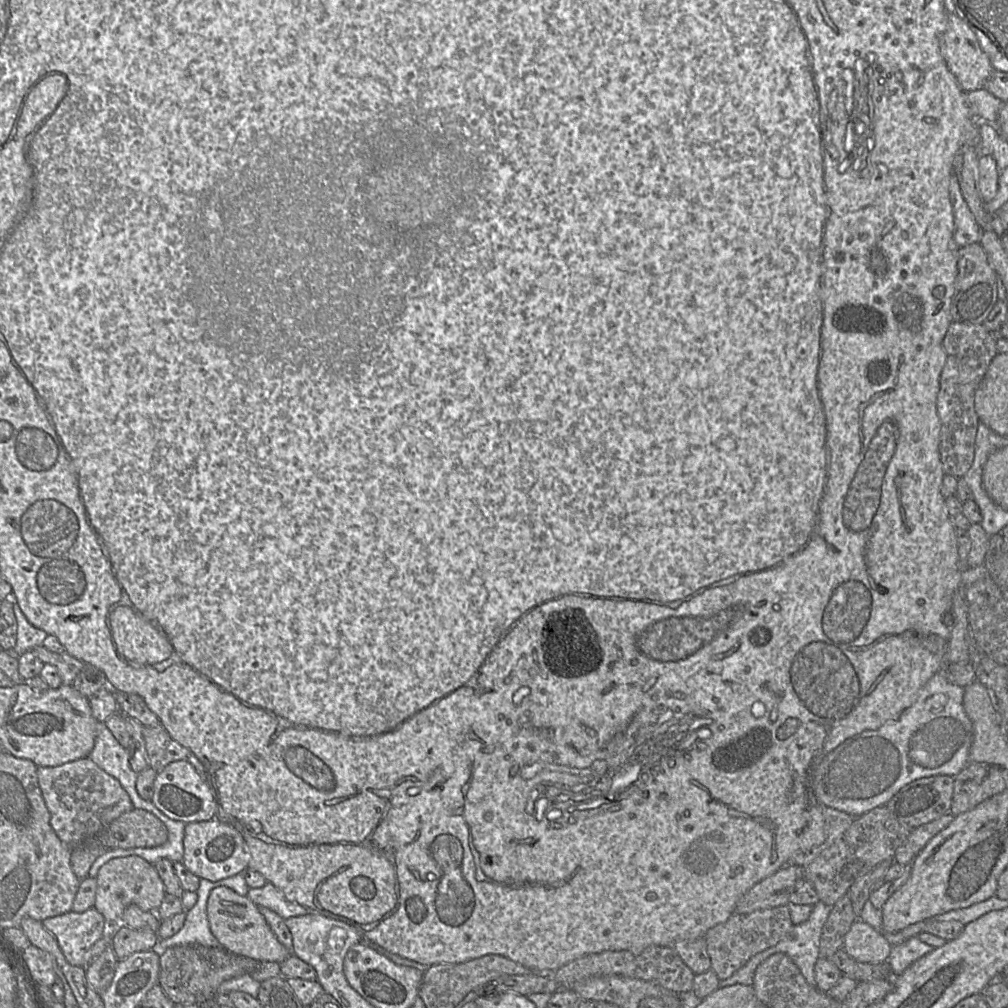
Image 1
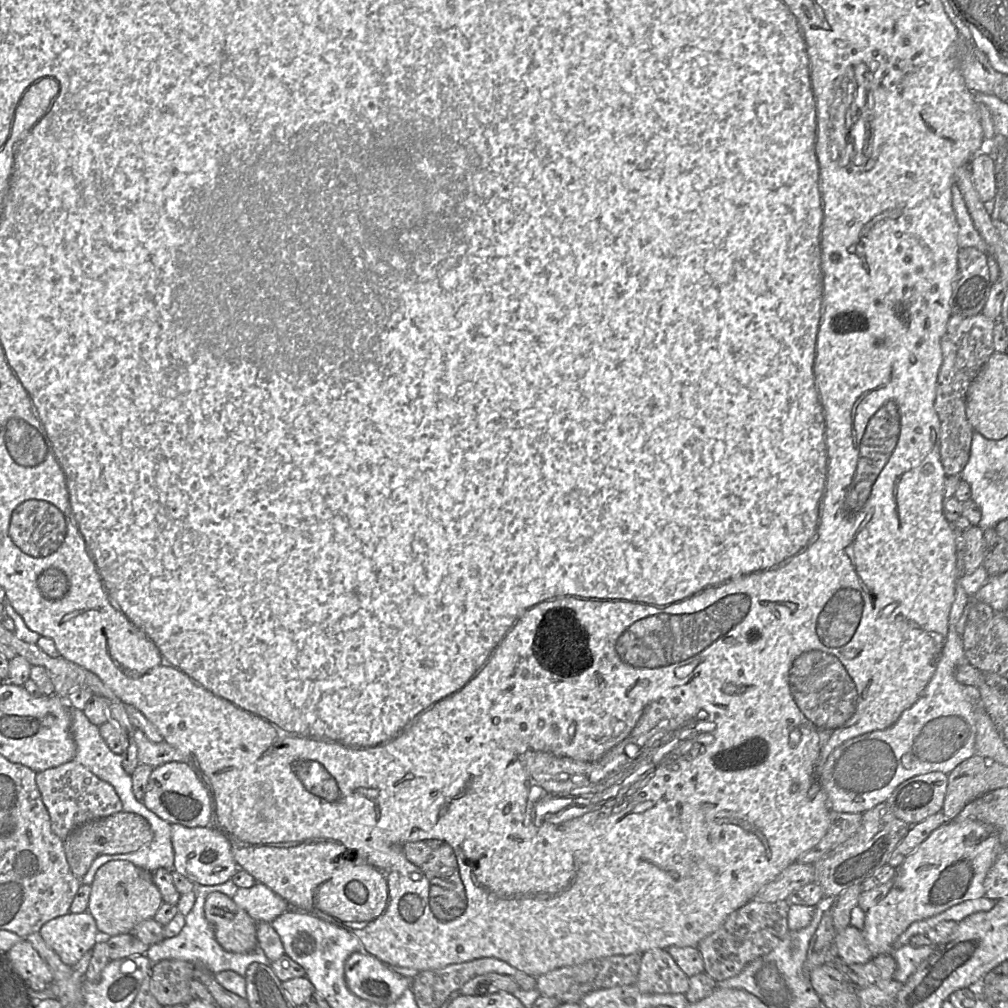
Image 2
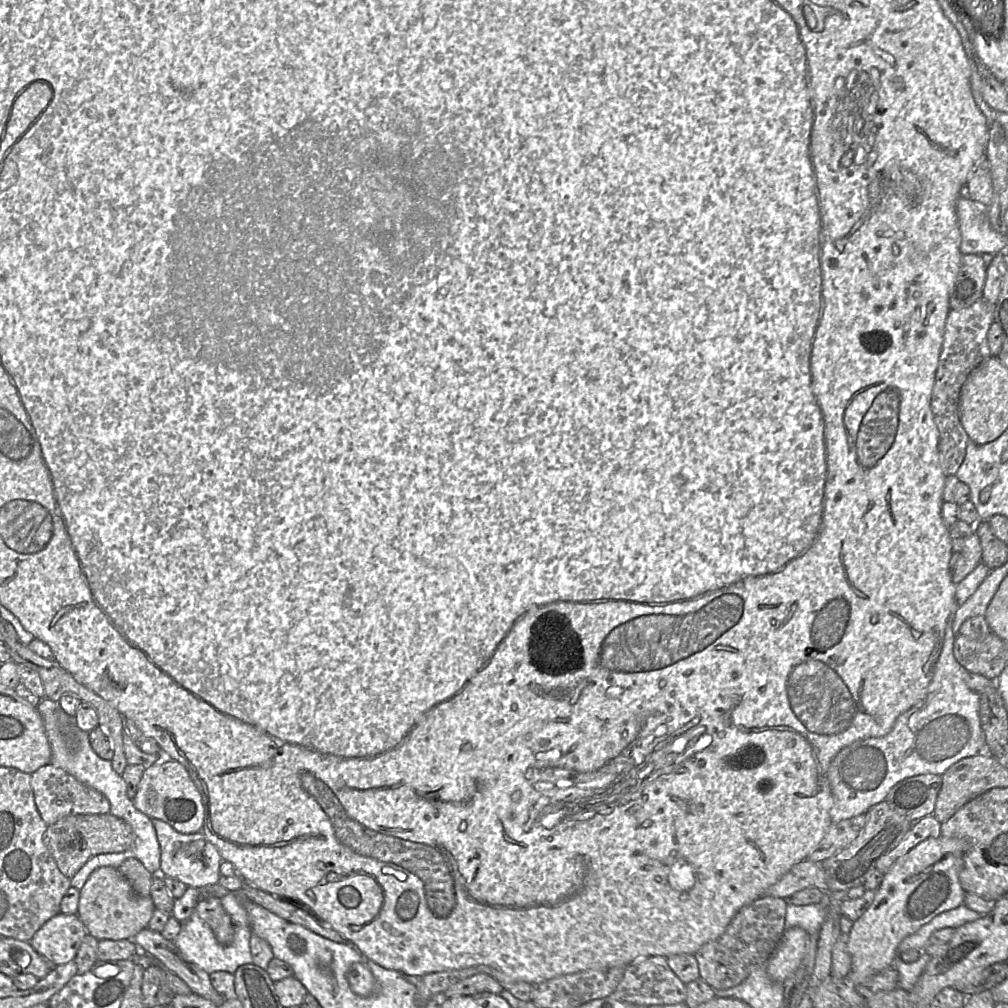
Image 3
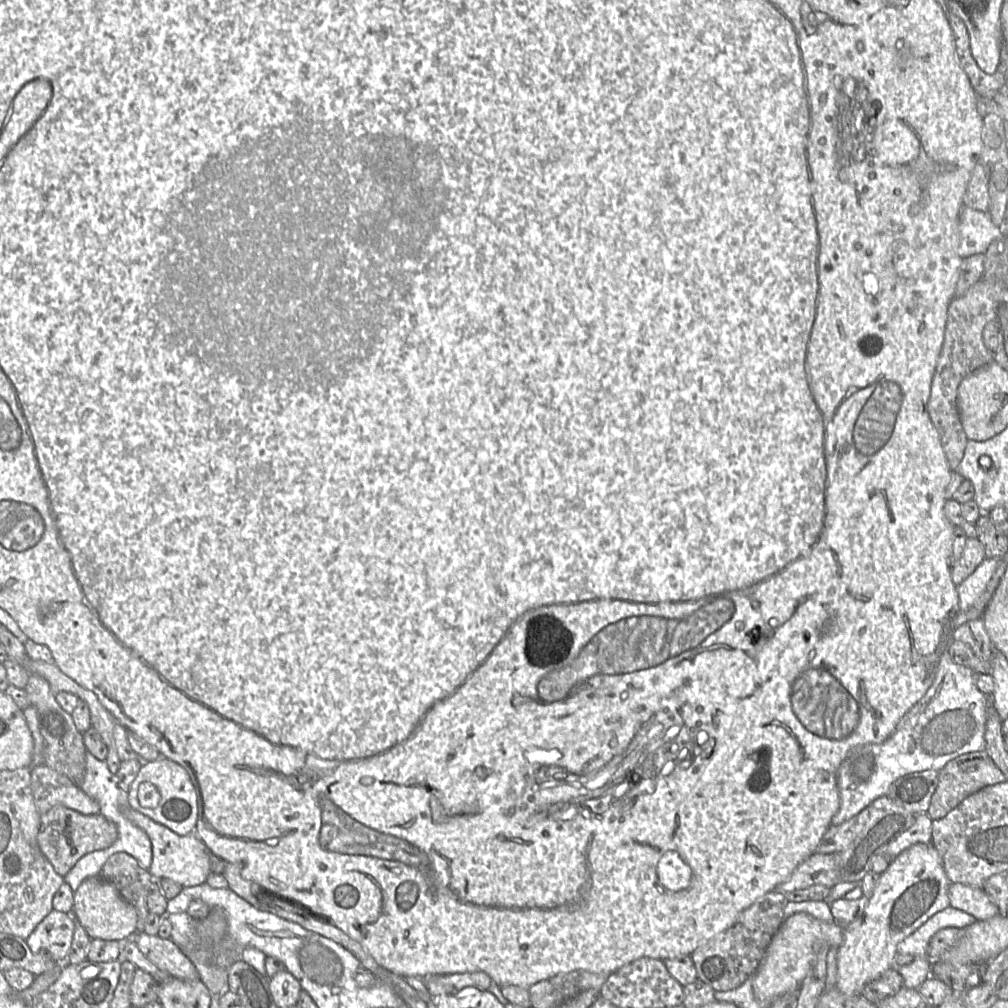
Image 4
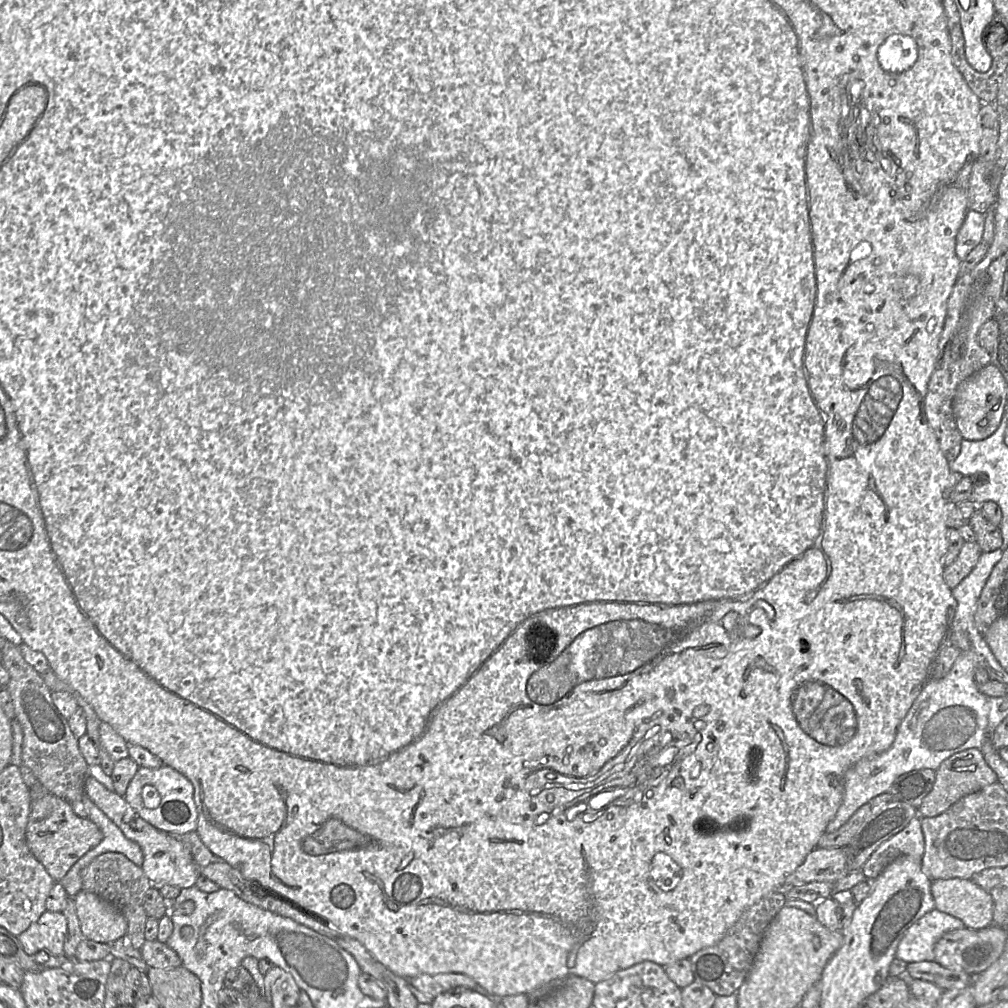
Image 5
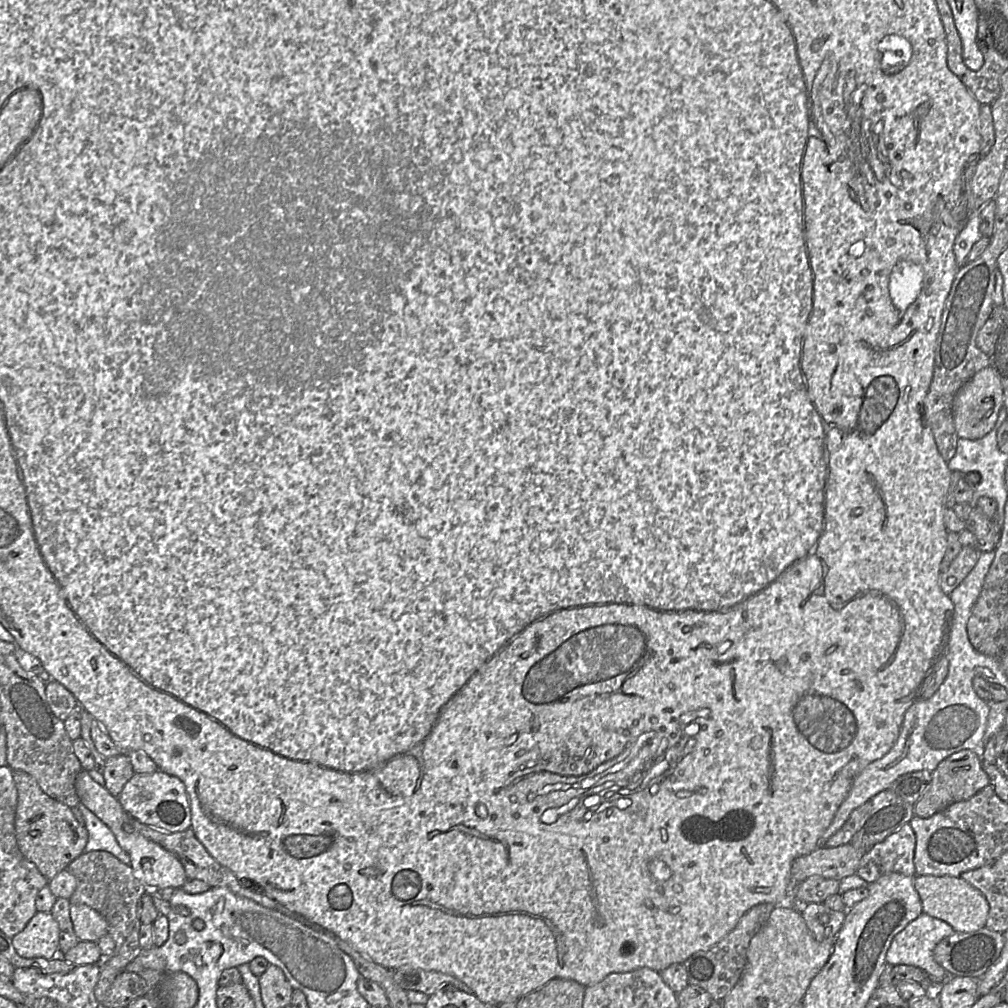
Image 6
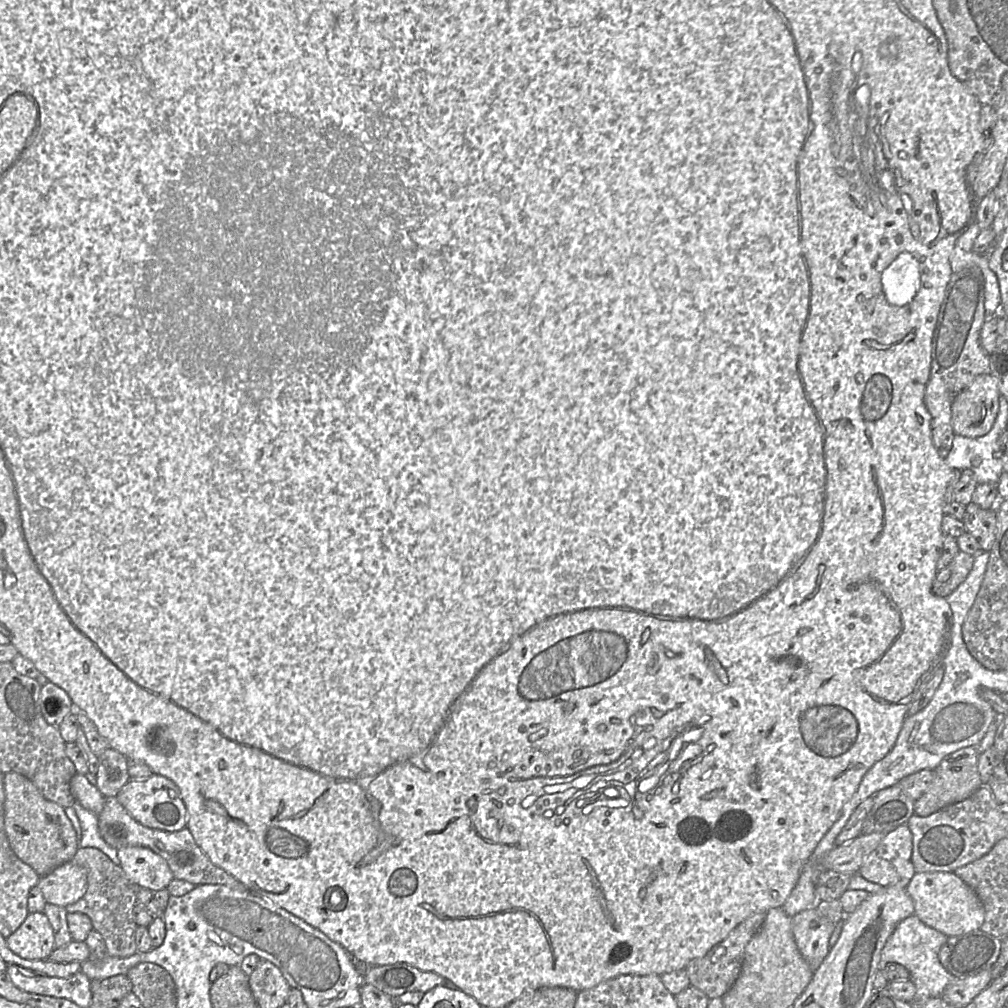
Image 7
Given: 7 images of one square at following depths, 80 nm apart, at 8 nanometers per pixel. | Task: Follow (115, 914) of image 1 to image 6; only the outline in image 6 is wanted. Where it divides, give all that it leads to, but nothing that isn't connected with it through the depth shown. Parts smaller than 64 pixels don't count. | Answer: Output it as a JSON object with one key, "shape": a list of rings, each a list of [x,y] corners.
{"shape":[[[71,905],[70,917],[74,932],[80,941],[97,942],[108,934],[108,924],[105,918],[87,905]]]}

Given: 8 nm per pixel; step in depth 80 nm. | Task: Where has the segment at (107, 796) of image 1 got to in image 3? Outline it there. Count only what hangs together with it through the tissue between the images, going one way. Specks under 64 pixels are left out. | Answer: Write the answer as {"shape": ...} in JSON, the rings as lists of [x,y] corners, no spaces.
{"shape":[[[52,764],[42,766],[31,774],[31,786],[36,808],[47,825],[69,815],[107,814],[110,810],[110,803],[103,794],[80,783],[75,777]]]}

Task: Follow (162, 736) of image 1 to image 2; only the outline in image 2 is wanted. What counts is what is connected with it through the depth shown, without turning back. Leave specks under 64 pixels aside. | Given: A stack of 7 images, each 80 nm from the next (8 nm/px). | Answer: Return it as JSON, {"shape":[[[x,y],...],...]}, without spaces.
{"shape":[[[134,729],[134,732],[129,733],[131,733],[137,744],[137,757],[140,764],[156,768],[168,762],[184,761],[180,751],[166,741],[152,742],[138,729]]]}

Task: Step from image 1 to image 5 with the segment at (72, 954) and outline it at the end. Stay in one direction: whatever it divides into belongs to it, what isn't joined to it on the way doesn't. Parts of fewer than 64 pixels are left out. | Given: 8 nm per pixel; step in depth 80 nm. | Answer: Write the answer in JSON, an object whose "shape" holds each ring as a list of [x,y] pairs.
{"shape":[[[46,910],[17,937],[28,955],[45,951],[49,955],[62,956],[66,934],[67,920],[63,913]]]}

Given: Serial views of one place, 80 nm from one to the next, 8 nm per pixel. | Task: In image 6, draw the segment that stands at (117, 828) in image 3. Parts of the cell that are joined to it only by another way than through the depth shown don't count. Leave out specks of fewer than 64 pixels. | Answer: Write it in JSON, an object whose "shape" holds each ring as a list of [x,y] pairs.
{"shape":[[[13,770],[13,779],[18,792],[15,814],[17,844],[24,857],[34,863],[43,876],[51,880],[85,852],[88,831],[76,819],[69,806],[44,793],[30,774]]]}

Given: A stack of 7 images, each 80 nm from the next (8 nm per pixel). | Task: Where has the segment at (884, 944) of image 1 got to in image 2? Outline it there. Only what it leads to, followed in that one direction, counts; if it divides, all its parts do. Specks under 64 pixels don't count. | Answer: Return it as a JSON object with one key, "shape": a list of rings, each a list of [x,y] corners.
{"shape":[[[851,925],[837,933],[835,940],[836,955],[847,964],[865,964],[874,958],[862,930]]]}

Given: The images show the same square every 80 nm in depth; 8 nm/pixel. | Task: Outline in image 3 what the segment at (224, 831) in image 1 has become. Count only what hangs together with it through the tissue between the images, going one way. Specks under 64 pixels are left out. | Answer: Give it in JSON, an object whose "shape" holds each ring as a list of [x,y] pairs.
{"shape":[[[151,819],[160,846],[160,875],[175,877],[188,887],[204,887],[217,884],[221,876],[223,859],[217,848],[206,839],[202,831],[184,834],[158,819]]]}

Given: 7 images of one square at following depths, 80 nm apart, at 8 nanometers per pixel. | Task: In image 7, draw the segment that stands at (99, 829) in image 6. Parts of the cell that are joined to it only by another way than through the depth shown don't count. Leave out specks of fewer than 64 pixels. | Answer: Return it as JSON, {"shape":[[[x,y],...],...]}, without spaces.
{"shape":[[[78,801],[74,802],[73,808],[81,825],[81,838],[79,842],[80,847],[98,848],[114,863],[119,865],[118,850],[108,845],[103,839],[99,831],[98,816],[84,808]]]}

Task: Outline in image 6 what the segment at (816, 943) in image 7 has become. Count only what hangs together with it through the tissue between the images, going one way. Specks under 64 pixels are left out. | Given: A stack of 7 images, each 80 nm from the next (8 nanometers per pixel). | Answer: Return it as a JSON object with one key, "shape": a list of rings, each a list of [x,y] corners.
{"shape":[[[809,903],[799,909],[811,934],[817,941],[835,940],[847,911],[834,911],[823,903]]]}

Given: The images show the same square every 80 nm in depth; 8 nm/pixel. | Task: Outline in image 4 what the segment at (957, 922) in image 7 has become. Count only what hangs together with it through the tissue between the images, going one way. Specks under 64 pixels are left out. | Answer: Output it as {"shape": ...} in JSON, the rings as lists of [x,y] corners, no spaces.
{"shape":[[[951,883],[948,896],[950,907],[974,916],[977,921],[988,920],[999,915],[998,907],[983,888]]]}

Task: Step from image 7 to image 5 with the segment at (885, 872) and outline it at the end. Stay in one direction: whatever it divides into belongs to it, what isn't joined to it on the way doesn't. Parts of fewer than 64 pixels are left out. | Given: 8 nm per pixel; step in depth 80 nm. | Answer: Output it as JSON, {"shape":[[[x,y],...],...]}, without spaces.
{"shape":[[[917,815],[903,830],[883,842],[872,853],[861,872],[866,878],[876,879],[888,865],[901,856],[921,861],[924,848],[921,817]]]}

